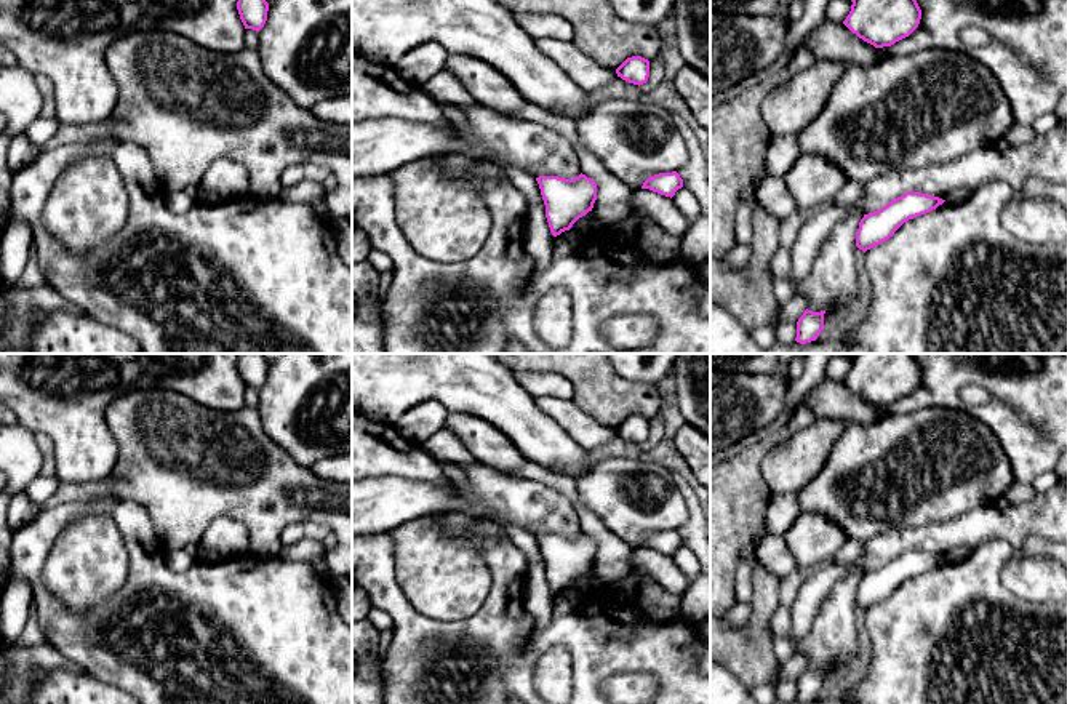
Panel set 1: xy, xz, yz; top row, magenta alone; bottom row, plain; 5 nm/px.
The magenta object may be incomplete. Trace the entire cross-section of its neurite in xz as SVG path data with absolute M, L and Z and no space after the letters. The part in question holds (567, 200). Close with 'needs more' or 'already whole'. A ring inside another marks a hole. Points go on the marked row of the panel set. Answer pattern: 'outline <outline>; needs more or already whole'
outline M585 174L574 179L558 176L536 178L545 205L545 218L553 237L569 230L573 224L592 211L597 184Z; already whole

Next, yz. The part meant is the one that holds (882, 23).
outline M851 0L843 24L875 48L891 46L909 37L920 24L917 0Z; already whole

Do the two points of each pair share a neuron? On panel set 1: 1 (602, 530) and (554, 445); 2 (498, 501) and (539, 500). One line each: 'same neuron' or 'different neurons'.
1: different neurons
2: same neuron

